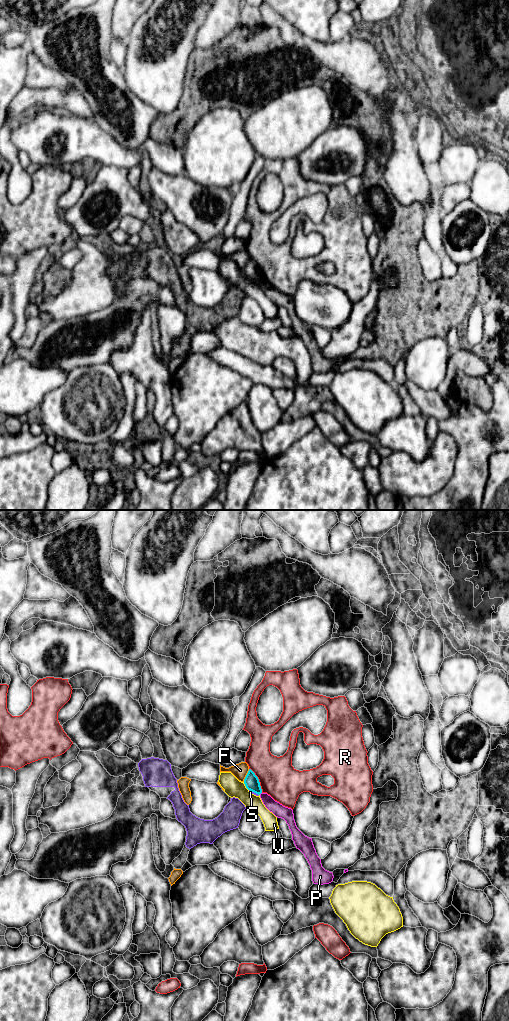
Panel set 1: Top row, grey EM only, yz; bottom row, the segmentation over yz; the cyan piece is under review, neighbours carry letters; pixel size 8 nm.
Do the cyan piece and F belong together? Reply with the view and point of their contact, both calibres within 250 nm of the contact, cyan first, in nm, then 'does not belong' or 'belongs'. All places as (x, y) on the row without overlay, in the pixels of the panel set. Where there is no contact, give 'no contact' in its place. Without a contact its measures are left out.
contact yz (246, 263); calibres 120 and 120 nm; does not belong

